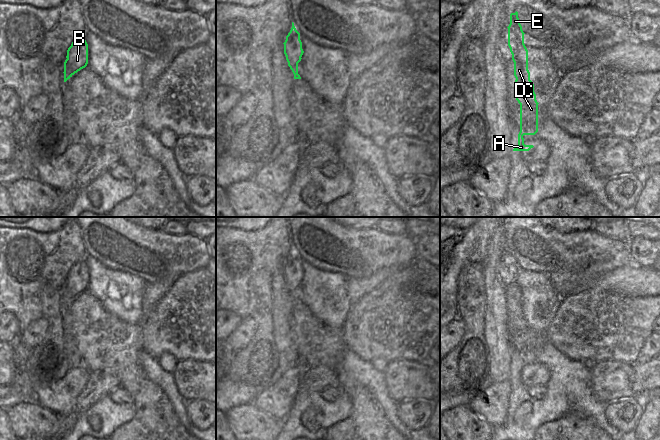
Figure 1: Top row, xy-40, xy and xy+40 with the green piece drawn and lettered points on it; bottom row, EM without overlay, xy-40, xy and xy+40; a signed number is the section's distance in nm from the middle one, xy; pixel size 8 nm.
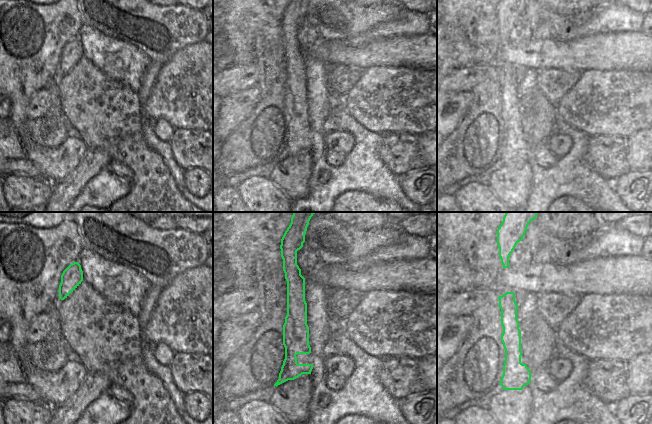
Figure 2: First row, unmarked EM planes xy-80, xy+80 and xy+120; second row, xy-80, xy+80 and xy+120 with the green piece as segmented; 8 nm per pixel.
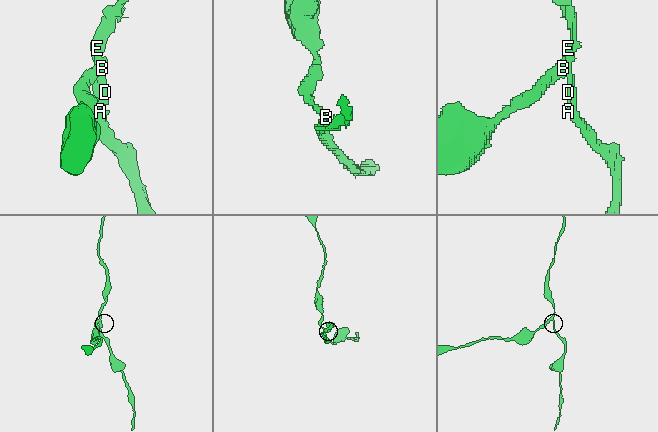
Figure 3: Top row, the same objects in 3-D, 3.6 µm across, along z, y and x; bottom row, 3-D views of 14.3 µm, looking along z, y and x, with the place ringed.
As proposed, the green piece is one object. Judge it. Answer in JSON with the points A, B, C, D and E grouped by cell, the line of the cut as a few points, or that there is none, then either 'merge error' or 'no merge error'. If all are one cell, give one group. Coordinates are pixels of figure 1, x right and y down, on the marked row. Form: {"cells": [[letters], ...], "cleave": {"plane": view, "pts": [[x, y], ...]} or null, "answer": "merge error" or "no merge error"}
{"cells": [["A", "C", "D", "E"], ["B"]], "cleave": {"plane": "xy-40", "pts": [[76, 41], [67, 53]]}, "answer": "merge error"}

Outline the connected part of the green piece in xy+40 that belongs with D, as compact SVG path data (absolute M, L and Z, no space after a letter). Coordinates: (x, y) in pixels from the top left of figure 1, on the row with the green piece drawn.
M518 12L510 14L508 28L508 46L514 62L514 90L520 104L520 132L518 146L513 151L529 151L533 145L524 144L524 135L535 135L538 132L538 102L534 84L528 70L528 50L524 44L524 32L518 18Z

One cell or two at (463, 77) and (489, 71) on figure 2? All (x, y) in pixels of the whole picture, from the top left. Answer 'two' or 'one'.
one

